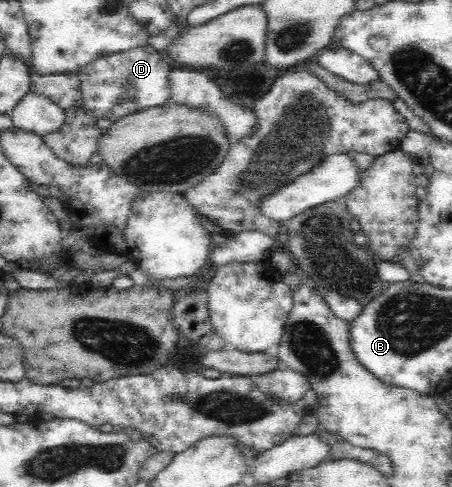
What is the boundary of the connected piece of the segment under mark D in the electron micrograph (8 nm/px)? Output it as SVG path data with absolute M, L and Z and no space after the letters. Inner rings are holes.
M147 45L100 57L77 73L80 79L82 106L93 112L93 117L110 119L113 122L141 110L164 107L171 97L170 73L172 68L172 64L165 60L158 50Z

